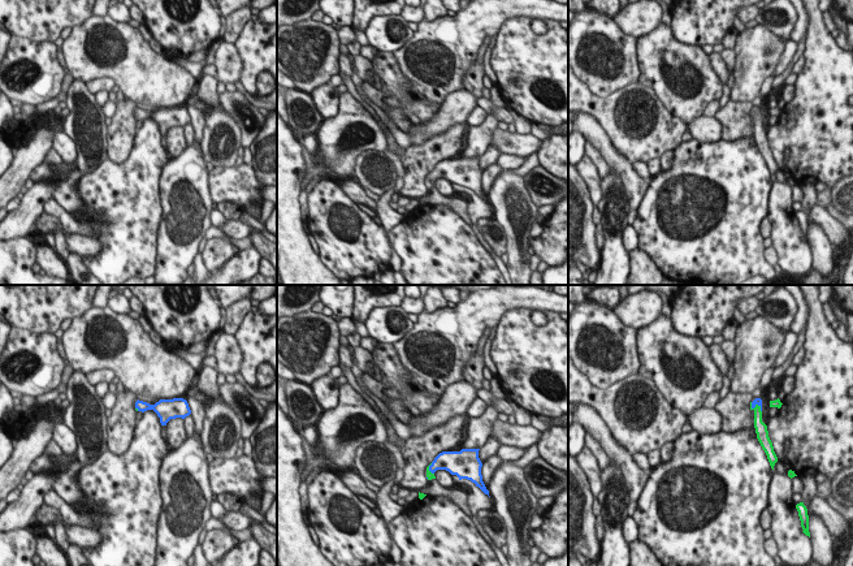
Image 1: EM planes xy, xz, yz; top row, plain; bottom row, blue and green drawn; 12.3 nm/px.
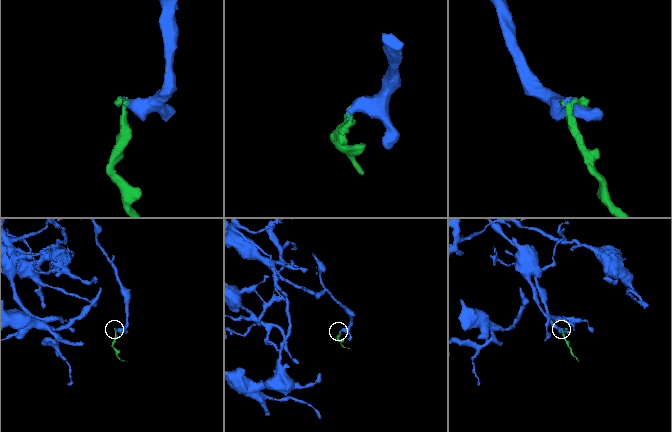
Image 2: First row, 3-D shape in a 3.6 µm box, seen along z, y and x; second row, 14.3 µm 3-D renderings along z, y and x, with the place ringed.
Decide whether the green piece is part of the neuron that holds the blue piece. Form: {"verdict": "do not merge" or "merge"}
{"verdict": "merge"}

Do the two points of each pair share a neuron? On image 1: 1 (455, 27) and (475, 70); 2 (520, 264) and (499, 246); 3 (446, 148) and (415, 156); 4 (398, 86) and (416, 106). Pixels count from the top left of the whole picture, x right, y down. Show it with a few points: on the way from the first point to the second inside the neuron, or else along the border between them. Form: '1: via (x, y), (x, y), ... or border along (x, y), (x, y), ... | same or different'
1: border along (475, 60), (463, 77), (463, 87) | different
2: border along (497, 221), (506, 238), (506, 253) | different
3: via (438, 151), (423, 156) | same
4: via (398, 94), (398, 99), (405, 106), (408, 106) | same

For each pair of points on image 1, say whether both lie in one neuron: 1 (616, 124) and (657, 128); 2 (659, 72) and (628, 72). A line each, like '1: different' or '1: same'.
1: same
2: different

